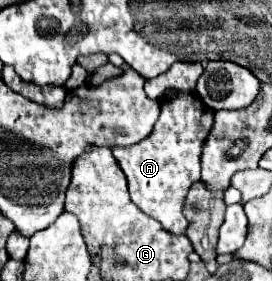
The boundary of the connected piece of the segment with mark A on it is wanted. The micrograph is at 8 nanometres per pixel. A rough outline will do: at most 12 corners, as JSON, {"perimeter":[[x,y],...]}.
{"perimeter":[[161,103],[145,141],[113,149],[133,203],[185,235],[213,109]]}

